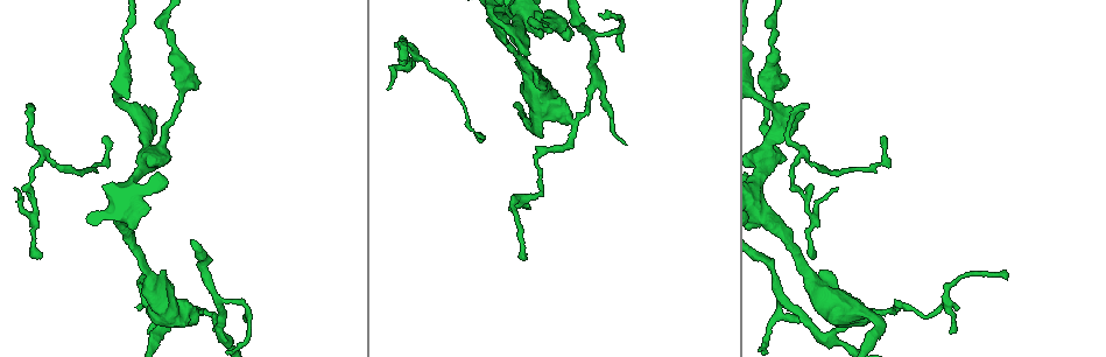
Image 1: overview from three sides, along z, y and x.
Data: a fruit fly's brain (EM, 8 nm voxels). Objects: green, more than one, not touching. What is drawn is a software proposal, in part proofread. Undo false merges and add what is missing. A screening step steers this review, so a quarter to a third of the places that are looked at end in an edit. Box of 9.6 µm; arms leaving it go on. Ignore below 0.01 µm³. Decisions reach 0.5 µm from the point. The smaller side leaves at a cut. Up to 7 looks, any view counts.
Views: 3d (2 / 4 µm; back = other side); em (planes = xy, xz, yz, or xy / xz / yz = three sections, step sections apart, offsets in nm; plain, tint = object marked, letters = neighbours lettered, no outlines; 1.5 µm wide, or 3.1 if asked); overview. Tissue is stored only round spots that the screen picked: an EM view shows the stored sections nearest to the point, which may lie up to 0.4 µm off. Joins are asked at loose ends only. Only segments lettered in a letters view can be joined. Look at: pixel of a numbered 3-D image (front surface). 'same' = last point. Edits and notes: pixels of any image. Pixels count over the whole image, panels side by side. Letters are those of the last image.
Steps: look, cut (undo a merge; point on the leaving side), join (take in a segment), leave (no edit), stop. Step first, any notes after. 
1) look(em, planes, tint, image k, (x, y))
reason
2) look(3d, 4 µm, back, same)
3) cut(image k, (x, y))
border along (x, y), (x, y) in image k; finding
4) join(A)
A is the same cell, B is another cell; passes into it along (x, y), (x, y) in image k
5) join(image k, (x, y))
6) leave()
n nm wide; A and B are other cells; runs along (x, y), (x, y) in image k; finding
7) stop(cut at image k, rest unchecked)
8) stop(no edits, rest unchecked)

look(3d, 4 µm, image 1, (194, 313))
three-way junction

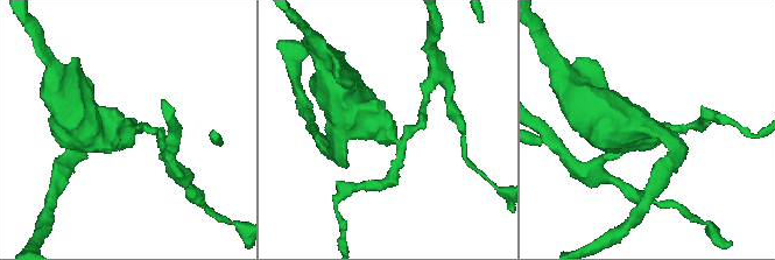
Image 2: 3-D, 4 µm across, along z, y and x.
look(em, planes, tint, image 2, (131, 127))
3 arms

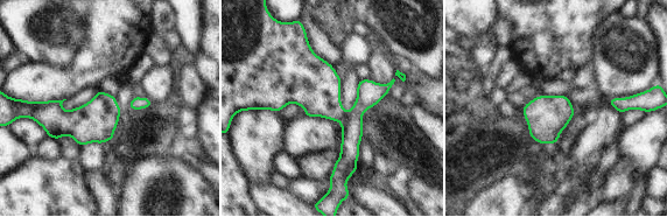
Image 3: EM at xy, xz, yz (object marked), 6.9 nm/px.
look(em, planes, letters, same)

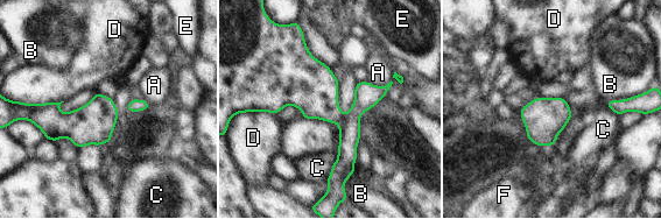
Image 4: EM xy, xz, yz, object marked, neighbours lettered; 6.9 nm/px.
cut(image 4, (367, 96))
A, B, C, D, E and F are other cells; border along (344, 115), (338, 125) in image 4; a second neuron is stuck on

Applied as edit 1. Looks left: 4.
look(em, yz, step 4, tint, image 1, (787, 75))
free end

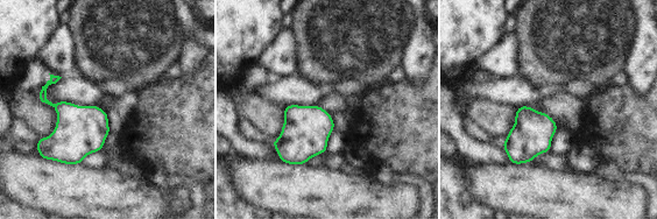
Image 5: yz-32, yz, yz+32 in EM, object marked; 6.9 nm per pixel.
look(em, xy, step 8, letters, same)
another direction

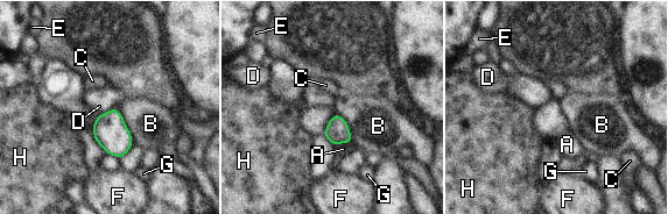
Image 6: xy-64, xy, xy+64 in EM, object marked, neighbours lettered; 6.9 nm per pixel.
leave()
A, B, C, D, E, F, G and H are other cells; border along (115, 108), (121, 115), (133, 143) in image 6; no lettered segment goes on from it

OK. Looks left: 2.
stop(cut at image 4, rest unchecked)

